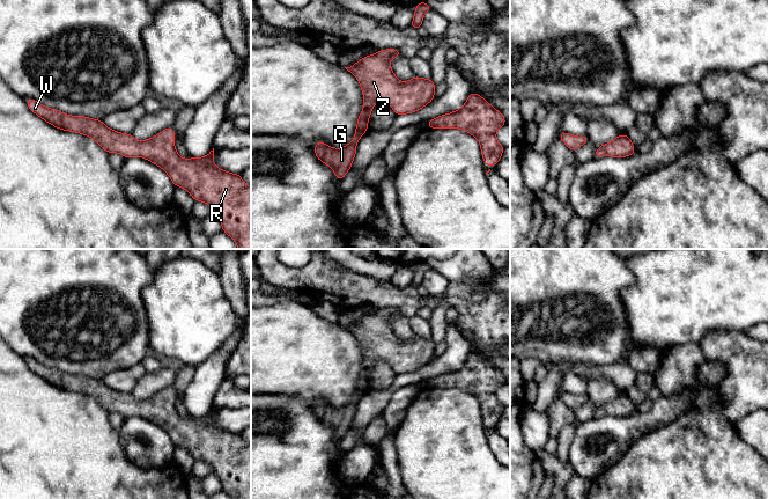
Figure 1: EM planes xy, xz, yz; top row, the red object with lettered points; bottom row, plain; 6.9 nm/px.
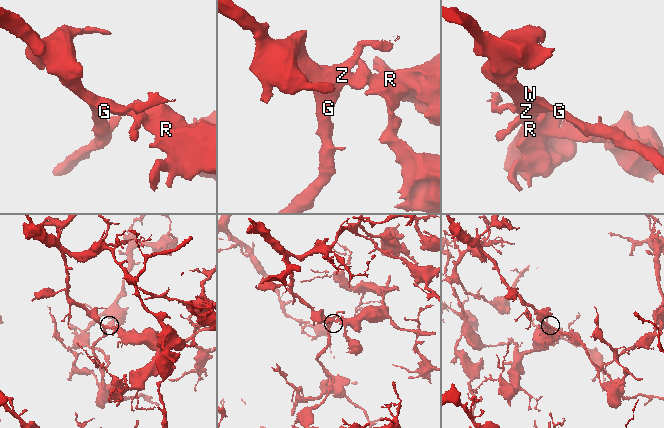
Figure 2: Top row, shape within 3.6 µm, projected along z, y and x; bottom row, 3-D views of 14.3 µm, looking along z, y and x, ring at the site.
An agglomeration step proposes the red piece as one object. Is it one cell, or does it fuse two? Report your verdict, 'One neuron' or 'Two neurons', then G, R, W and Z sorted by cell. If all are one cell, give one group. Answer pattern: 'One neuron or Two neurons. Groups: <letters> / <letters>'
One neuron. Groups: G R W Z

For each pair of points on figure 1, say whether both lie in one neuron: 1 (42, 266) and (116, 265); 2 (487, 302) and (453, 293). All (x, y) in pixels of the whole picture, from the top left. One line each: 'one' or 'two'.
1: one
2: one

